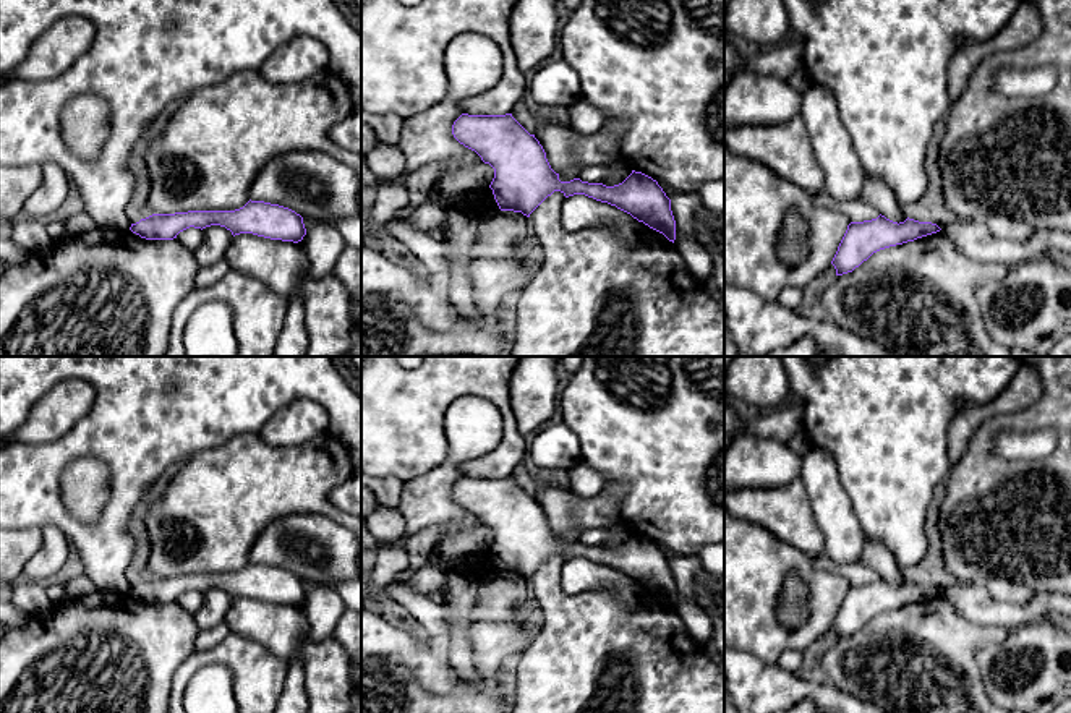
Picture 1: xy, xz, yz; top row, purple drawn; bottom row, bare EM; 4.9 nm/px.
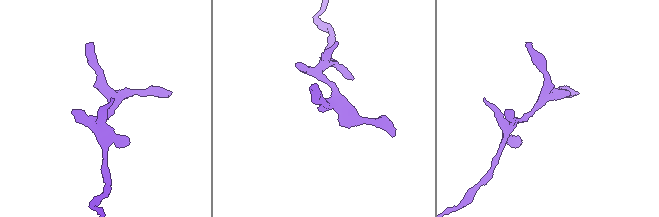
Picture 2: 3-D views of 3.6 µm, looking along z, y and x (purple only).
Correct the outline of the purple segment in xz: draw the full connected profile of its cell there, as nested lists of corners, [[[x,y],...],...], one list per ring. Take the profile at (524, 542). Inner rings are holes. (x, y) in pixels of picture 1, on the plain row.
[[[462,476],[452,488],[452,497],[494,532],[489,551],[501,574],[530,580],[554,554],[561,554],[565,561],[585,557],[630,577],[669,604],[676,603],[671,562],[656,543],[642,535],[632,533],[622,546],[614,549],[580,541],[561,544],[540,504],[512,476]]]

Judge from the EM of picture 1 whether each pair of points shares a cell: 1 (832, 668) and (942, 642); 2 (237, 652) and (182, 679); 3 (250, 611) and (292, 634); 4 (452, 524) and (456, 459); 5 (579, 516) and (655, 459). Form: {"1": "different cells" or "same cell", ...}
{"1": "same cell", "2": "same cell", "3": "same cell", "4": "same cell", "5": "different cells"}

